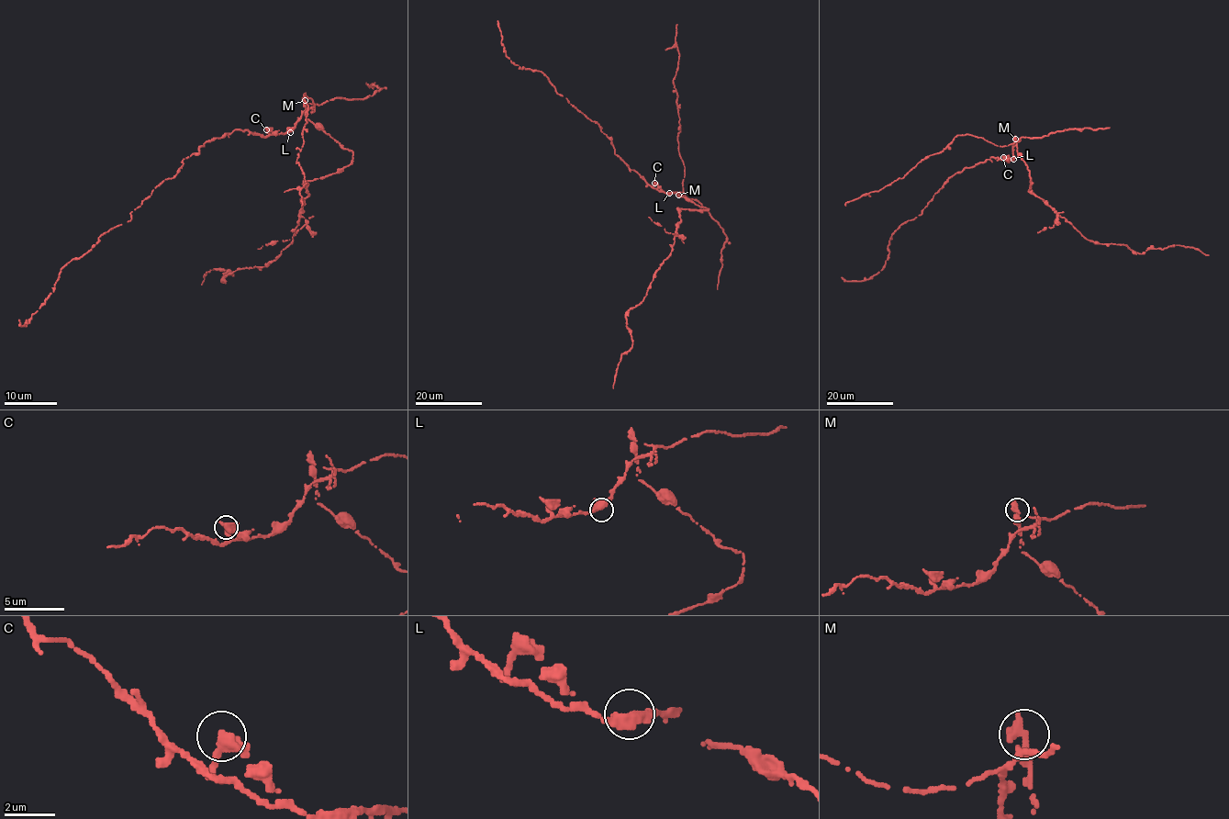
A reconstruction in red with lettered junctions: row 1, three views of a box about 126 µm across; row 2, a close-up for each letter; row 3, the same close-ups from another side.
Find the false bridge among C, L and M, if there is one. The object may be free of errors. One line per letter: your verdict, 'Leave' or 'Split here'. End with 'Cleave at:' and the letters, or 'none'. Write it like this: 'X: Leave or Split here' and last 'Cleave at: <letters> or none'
C: Leave
L: Leave
M: Split here
Cleave at: M

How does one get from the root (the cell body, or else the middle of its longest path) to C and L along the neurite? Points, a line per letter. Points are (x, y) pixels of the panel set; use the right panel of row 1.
C: (1013, 144), (1013, 159), (1003, 157)
L: (1013, 144), (1013, 159)

